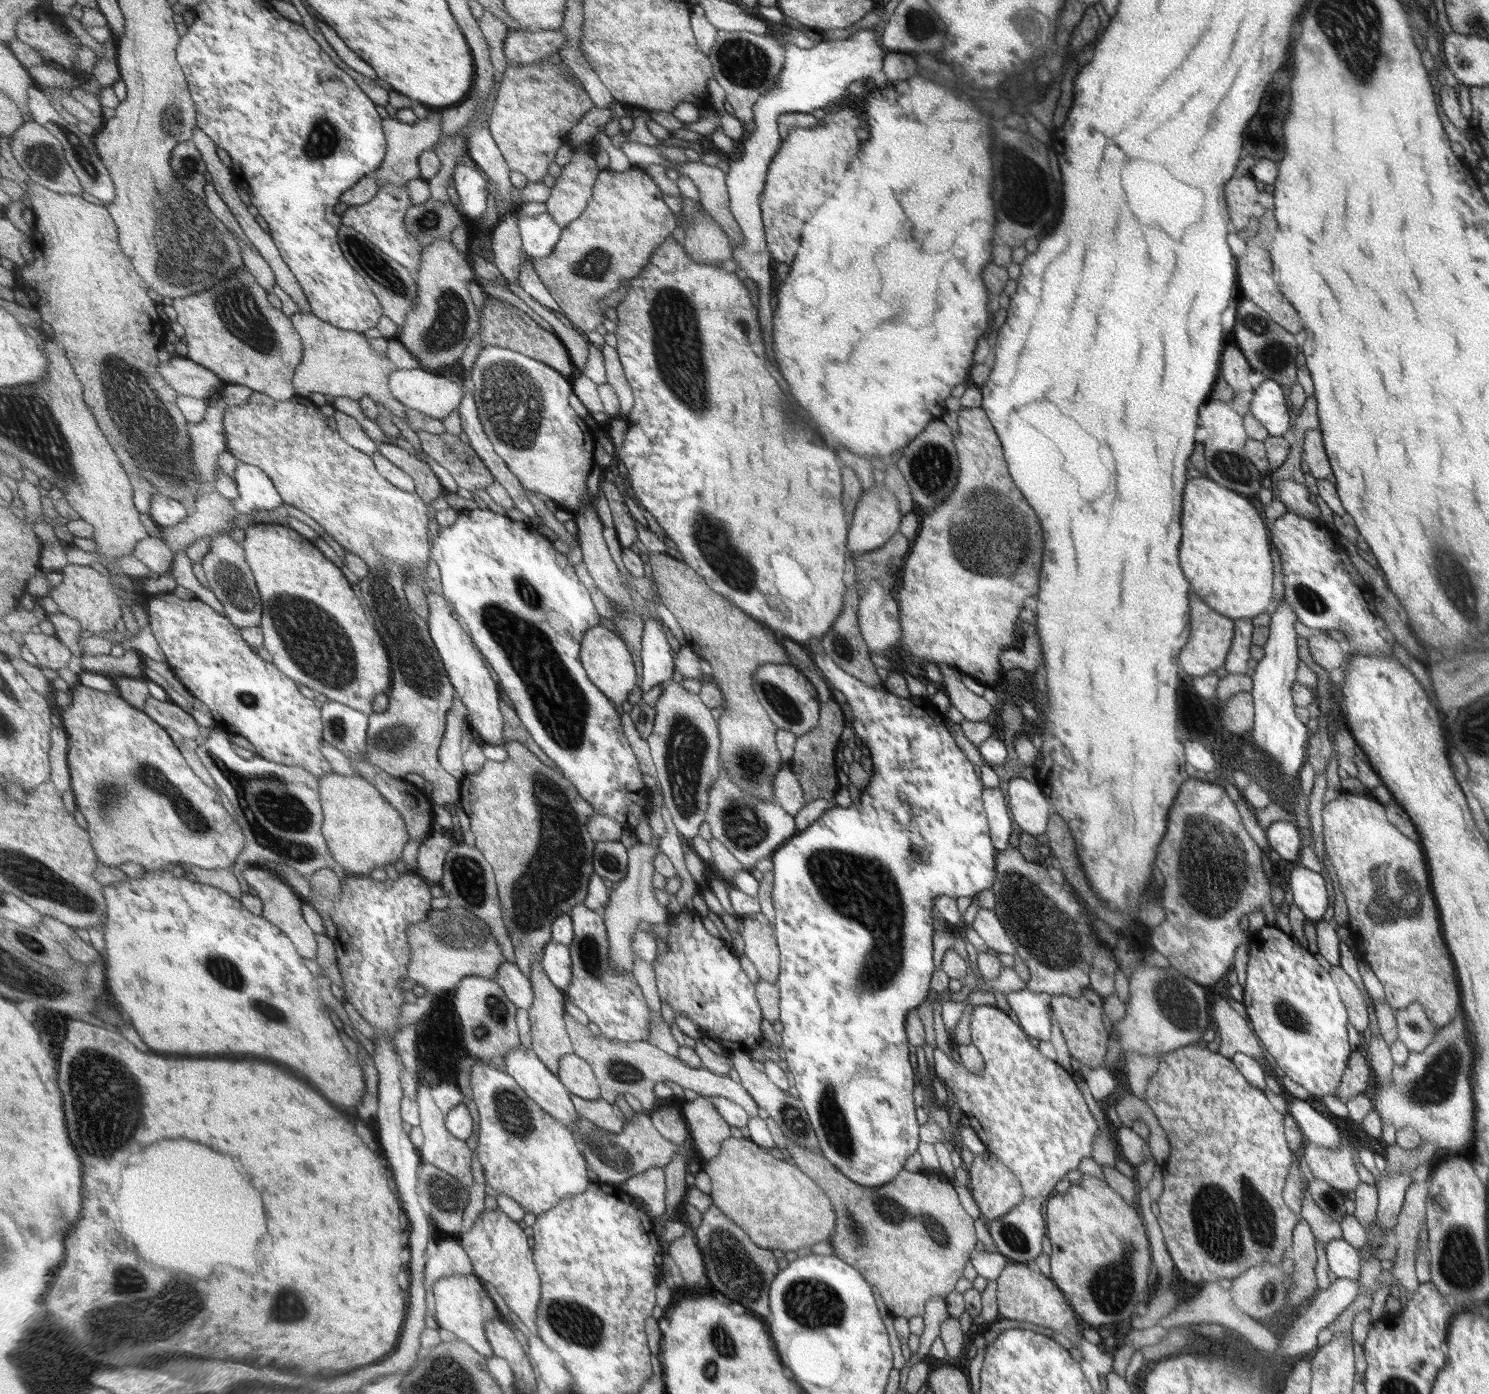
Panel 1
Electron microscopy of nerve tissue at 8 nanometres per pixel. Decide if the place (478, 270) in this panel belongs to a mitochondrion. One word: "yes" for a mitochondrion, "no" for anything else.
no

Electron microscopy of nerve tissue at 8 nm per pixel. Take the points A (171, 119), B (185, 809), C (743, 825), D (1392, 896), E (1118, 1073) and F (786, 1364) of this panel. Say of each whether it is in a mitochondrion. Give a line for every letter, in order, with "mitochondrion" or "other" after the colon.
A: mitochondrion
B: mitochondrion
C: mitochondrion
D: mitochondrion
E: other
F: other

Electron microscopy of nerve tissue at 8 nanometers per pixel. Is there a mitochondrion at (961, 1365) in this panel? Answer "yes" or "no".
no

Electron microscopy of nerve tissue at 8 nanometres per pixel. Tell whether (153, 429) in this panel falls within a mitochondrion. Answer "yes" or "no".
yes

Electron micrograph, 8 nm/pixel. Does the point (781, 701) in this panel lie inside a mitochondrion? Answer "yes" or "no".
yes

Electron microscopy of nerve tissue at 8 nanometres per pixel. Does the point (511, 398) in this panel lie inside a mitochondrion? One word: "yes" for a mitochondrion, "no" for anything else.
yes

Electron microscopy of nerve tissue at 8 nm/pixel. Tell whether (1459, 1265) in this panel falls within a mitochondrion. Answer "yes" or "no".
yes

